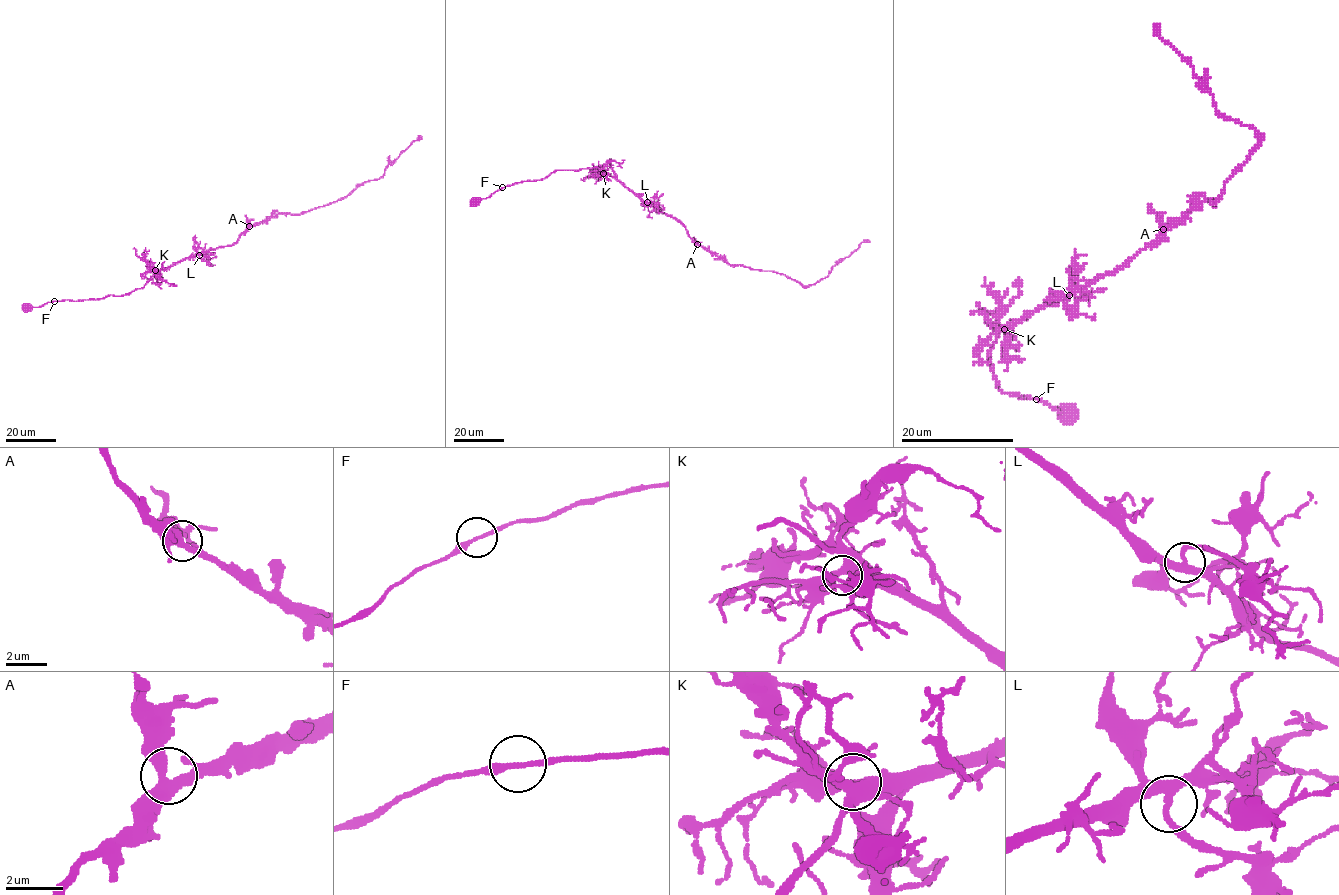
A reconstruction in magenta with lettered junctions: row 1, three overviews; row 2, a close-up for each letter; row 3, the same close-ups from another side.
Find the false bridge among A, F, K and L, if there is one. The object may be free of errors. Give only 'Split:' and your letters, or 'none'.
Split: none

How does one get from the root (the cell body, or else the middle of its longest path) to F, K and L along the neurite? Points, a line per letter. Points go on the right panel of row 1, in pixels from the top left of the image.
F: (1067, 410), (1067, 406), (1062, 413), (1036, 399)
K: (1067, 410), (1067, 406), (1062, 413), (1042, 401), (995, 388), (988, 353), (1004, 329)
L: (1067, 410), (1067, 406), (1062, 413), (1042, 401), (995, 388), (988, 353), (1005, 327), (1047, 302), (1069, 295)

